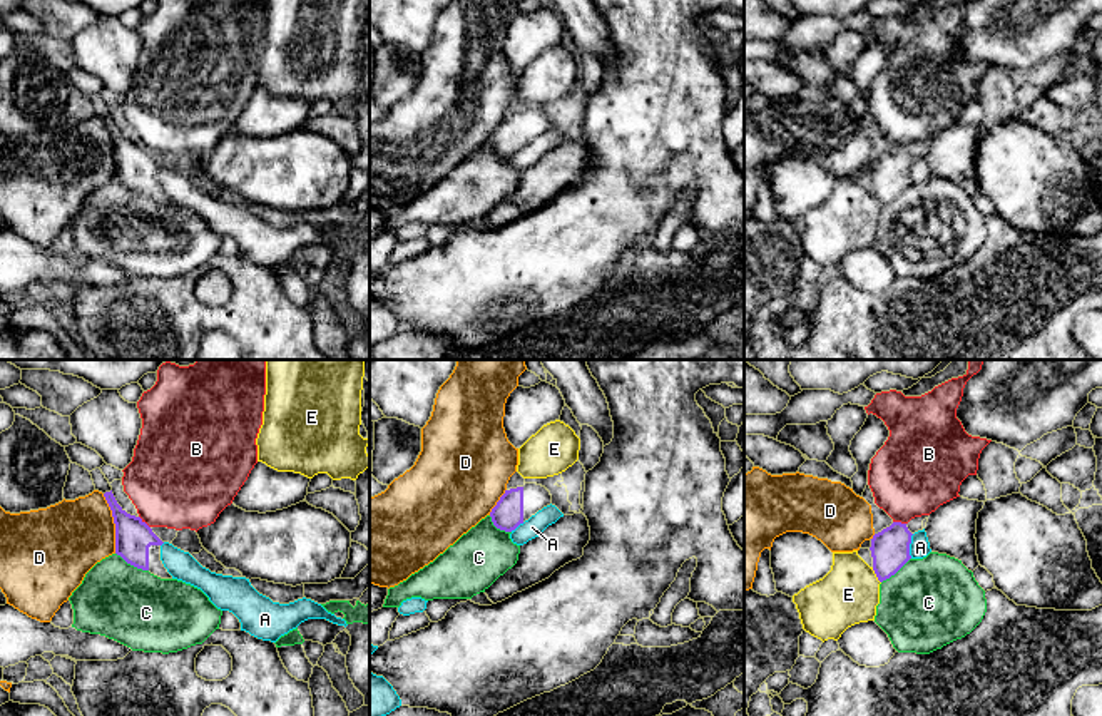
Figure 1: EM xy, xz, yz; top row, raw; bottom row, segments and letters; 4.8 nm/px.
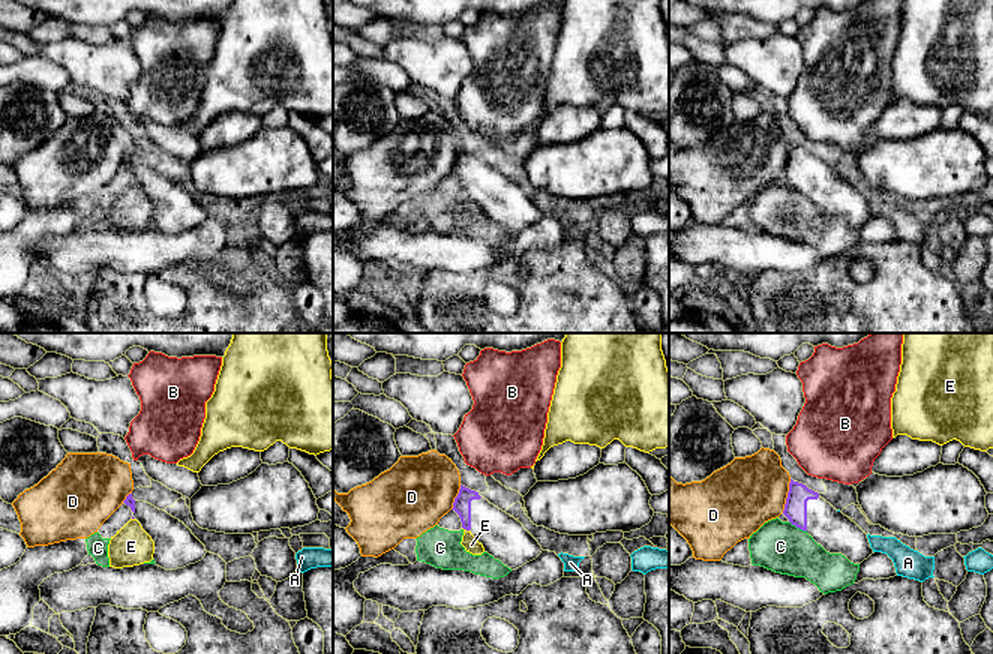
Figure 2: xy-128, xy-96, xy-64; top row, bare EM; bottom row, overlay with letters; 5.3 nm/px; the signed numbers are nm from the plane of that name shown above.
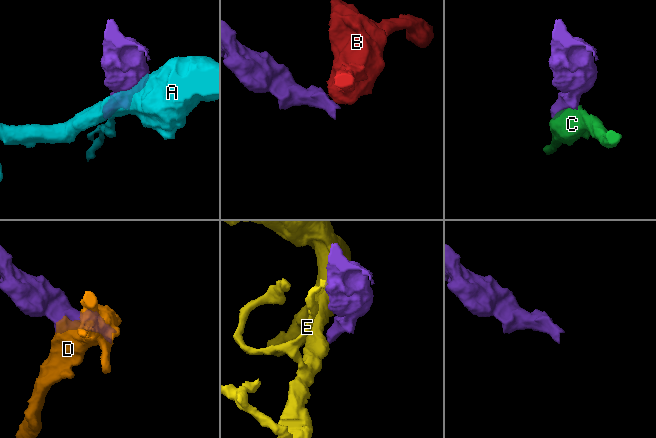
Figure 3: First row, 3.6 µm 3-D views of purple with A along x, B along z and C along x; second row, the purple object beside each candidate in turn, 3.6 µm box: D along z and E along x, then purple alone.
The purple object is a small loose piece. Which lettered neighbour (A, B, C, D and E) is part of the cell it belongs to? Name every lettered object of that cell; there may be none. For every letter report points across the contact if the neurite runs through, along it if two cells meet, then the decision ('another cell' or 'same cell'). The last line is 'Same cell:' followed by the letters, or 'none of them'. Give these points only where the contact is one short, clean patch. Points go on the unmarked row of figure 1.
A: another cell
B: border xy (139, 141), (149, 153); another cell
C: another cell
D: another cell
E: border yz (872, 193), (880, 208); another cell
Same cell: none of them

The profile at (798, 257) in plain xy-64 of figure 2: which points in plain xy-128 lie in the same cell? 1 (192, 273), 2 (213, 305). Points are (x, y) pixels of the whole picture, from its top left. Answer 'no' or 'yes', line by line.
1: no
2: no

